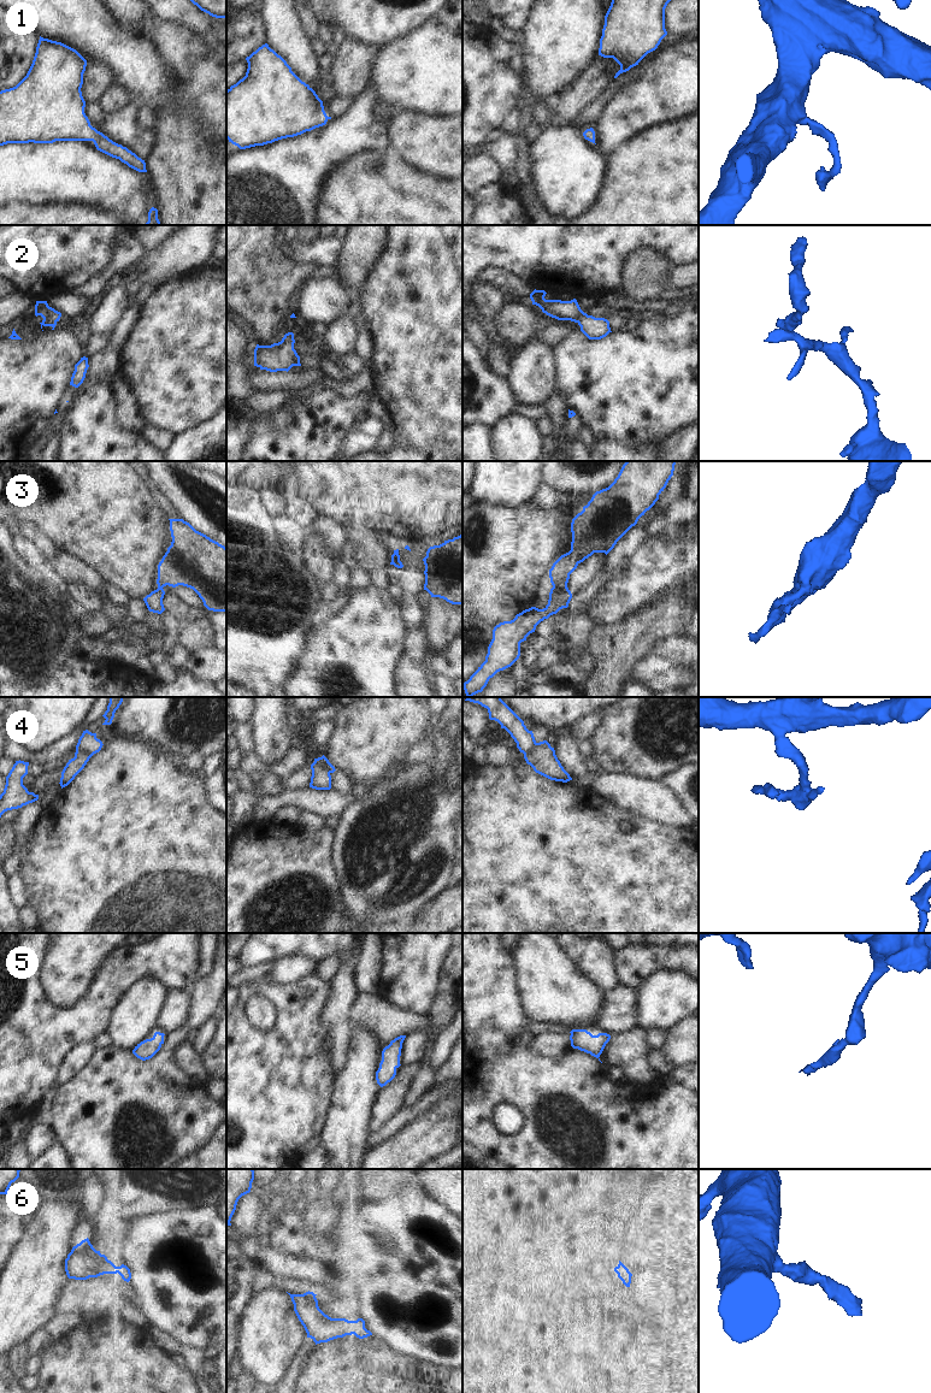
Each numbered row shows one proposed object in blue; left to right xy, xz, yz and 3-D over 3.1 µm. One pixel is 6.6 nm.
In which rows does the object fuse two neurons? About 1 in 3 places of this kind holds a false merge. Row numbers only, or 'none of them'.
3, 4

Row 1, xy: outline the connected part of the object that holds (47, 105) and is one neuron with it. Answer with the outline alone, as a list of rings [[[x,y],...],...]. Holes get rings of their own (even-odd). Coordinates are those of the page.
[[[40,36],[26,76],[13,88],[0,92],[0,146],[7,143],[53,143],[55,141],[93,141],[96,149],[119,159],[129,167],[147,172],[146,163],[90,125],[82,96],[87,60],[73,48]]]

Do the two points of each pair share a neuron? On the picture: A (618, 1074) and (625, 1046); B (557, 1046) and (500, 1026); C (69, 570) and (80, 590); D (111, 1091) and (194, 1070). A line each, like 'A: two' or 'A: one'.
A: two
B: two
C: two
D: two

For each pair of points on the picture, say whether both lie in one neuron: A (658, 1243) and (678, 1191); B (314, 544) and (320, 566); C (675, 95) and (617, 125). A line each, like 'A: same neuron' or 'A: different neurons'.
A: same neuron
B: same neuron
C: same neuron

